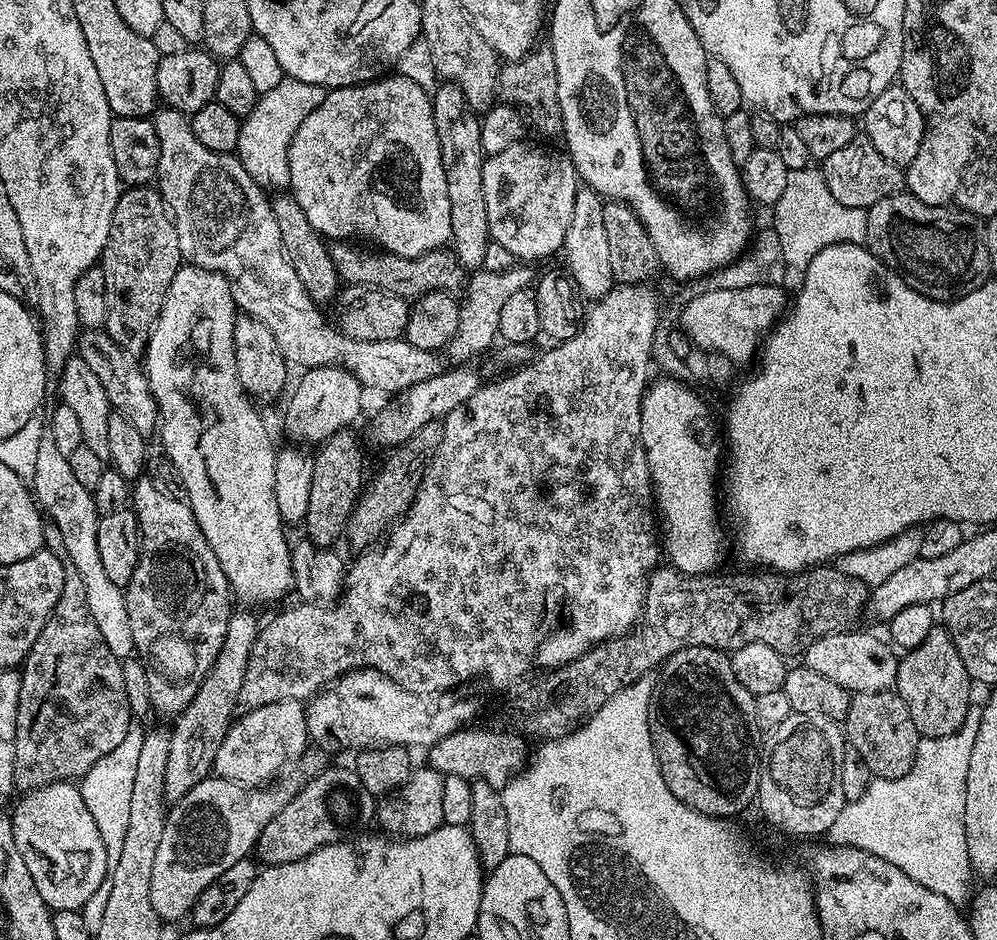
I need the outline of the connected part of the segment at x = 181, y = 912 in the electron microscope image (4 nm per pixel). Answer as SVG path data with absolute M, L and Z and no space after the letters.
M212 774L167 809L162 842L158 842L158 854L154 854L154 870L150 874L150 902L161 921L180 920L183 916L185 919L194 902L198 902L198 894L218 874L230 870L234 862L245 859L255 849L266 822L292 799L291 787L284 784L272 787L235 784Z

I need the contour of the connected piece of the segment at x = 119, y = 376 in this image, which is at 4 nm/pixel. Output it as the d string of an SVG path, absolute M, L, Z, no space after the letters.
M103 330L81 331L78 337L78 356L82 363L94 370L94 374L98 374L98 382L102 382L102 390L106 390L111 411L122 414L126 422L131 422L138 429L138 434L145 438L151 437L151 432L153 435L157 431L160 415L141 361L119 348Z

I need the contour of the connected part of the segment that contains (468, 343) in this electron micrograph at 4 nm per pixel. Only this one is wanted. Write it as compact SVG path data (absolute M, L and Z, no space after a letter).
M513 266L510 270L501 272L486 272L476 270L467 277L463 285L464 300L459 301L460 313L458 314L458 330L454 338L447 346L446 356L452 362L466 362L470 356L486 349L490 344L498 340L498 317L502 314L502 305L517 290L529 287L533 283L534 275L528 266Z

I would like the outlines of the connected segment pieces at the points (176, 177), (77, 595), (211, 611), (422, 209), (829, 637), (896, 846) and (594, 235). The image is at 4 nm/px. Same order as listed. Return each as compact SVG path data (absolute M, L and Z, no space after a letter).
M164 106L151 117L151 121L160 147L156 167L158 191L172 213L172 221L176 223L181 257L189 264L197 264L200 268L225 276L232 286L237 309L263 322L266 330L274 334L274 342L278 342L278 350L282 350L289 365L296 367L297 364L300 370L307 370L336 364L354 374L365 389L392 392L388 394L399 394L405 388L445 371L445 361L440 361L437 353L418 350L418 346L410 346L406 339L366 342L345 336L335 327L330 328L324 322L323 314L316 310L317 305L310 298L306 286L302 286L298 274L294 274L294 266L290 266L282 246L282 234L278 234L278 222L274 222L272 203L265 189L248 173L245 161L226 152L206 150L206 146L194 138L189 117L183 112Z
M71 564L65 565L64 570L61 597L25 657L20 672L14 754L15 791L20 794L33 792L47 784L79 781L90 770L90 766L98 762L98 758L110 754L114 746L122 743L122 738L126 738L133 723L134 711L127 701L121 657L108 649L102 634L98 632L98 626L90 614L90 606L86 604L81 574Z
M140 478L131 485L130 507L140 527L140 557L124 589L126 614L130 614L130 630L134 630L135 651L148 672L151 707L175 718L190 706L194 694L198 694L198 686L202 686L202 678L206 678L222 648L230 615L228 579L222 566L218 566L218 558L214 558L214 550L210 550L210 542L206 542L187 499L165 494L152 480Z
M388 74L369 84L355 84L345 88L333 88L324 97L324 101L313 110L298 126L294 138L288 147L290 194L302 206L302 214L310 221L310 226L321 236L334 242L352 242L369 240L369 245L402 258L425 256L428 252L443 249L451 241L450 230L450 194L446 194L446 170L442 170L442 152L438 146L438 130L434 126L434 110L429 89L410 82L410 78L399 74Z
M845 630L831 632L818 638L802 654L803 667L815 670L830 682L838 682L853 694L857 692L886 692L896 683L900 661L887 639L879 640L872 632Z
M972 706L954 734L923 737L912 769L902 778L873 778L862 798L845 803L827 839L836 846L850 844L886 858L926 890L942 894L954 905L967 905L974 891L974 873L966 850L966 769L979 721L980 708Z
M577 187L574 194L574 214L570 218L570 226L566 226L562 249L565 264L563 267L566 269L567 275L572 277L572 283L575 284L577 293L588 302L601 300L614 287L610 270L610 249L606 243L606 226L602 218L604 203L600 193L592 188Z

